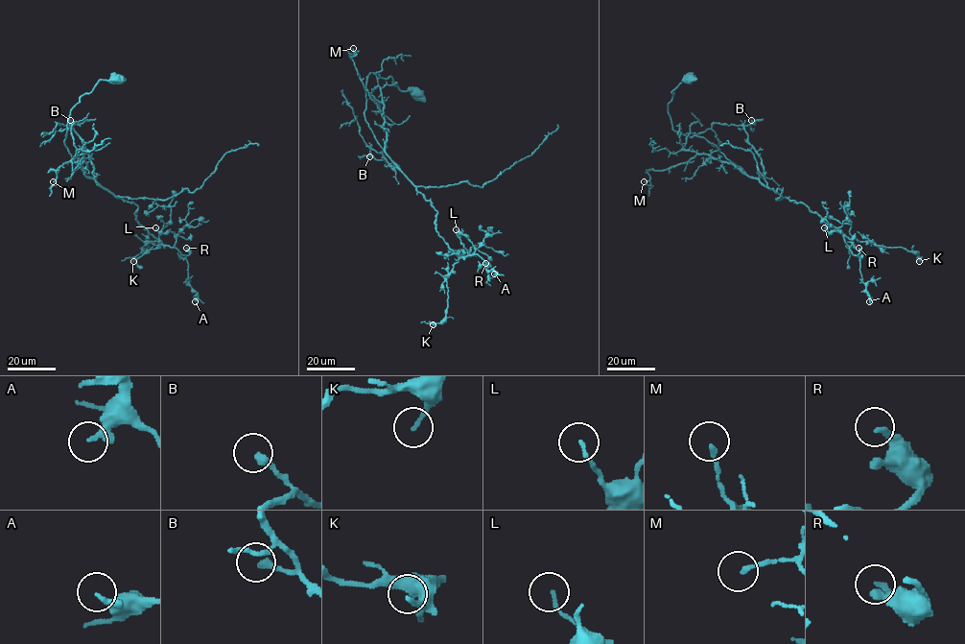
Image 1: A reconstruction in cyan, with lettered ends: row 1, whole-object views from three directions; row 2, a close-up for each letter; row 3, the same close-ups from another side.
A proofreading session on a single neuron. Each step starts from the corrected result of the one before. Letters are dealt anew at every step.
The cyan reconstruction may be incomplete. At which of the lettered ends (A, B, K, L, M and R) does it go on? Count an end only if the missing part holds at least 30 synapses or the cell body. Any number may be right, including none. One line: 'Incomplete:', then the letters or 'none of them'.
Incomplete: none of them

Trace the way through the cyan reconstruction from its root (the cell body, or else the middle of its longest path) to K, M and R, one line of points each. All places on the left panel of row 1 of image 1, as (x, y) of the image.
K: (117, 79), (101, 80), (80, 98), (64, 144), (87, 177), (137, 205), (136, 220), (158, 239), (133, 261)
M: (117, 79), (101, 80), (72, 109), (64, 144), (84, 174), (82, 154), (52, 170), (57, 175), (53, 181)
R: (117, 79), (80, 98), (65, 146), (87, 177), (137, 205), (149, 233), (182, 254), (186, 248)

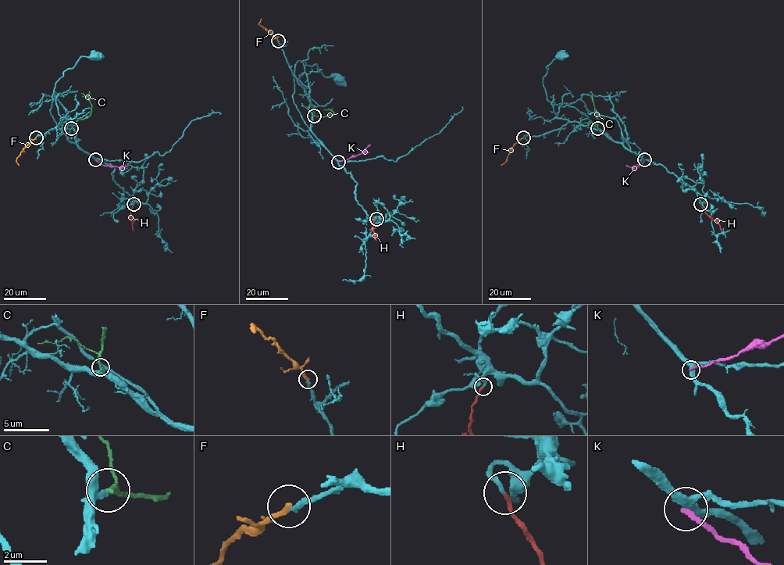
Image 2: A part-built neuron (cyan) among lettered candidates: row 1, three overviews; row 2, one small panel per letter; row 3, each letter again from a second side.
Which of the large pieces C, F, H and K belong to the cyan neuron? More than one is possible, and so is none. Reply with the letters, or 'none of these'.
C, H

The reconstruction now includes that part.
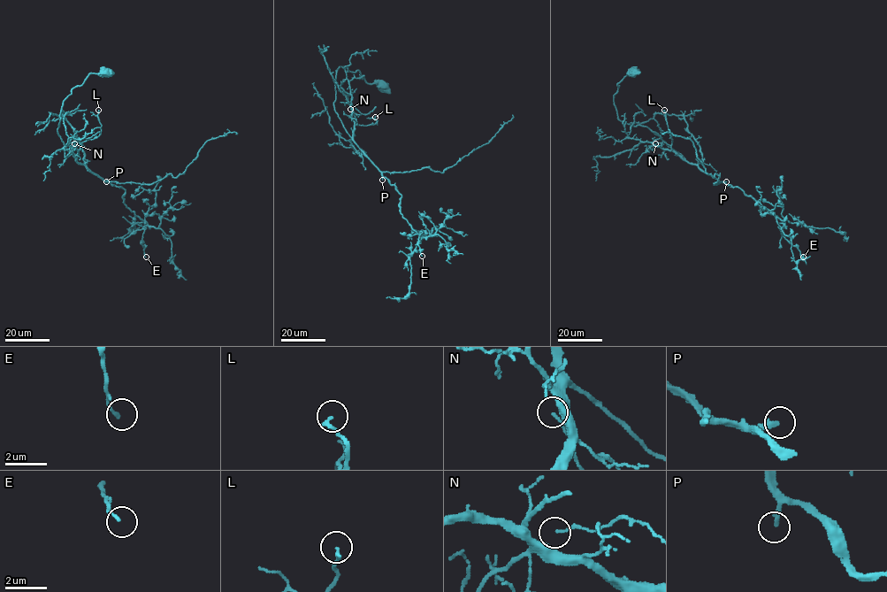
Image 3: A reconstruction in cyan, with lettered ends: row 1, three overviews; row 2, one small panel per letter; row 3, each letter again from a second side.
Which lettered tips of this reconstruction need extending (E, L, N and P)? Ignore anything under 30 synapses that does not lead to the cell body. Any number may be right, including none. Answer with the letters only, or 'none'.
P

